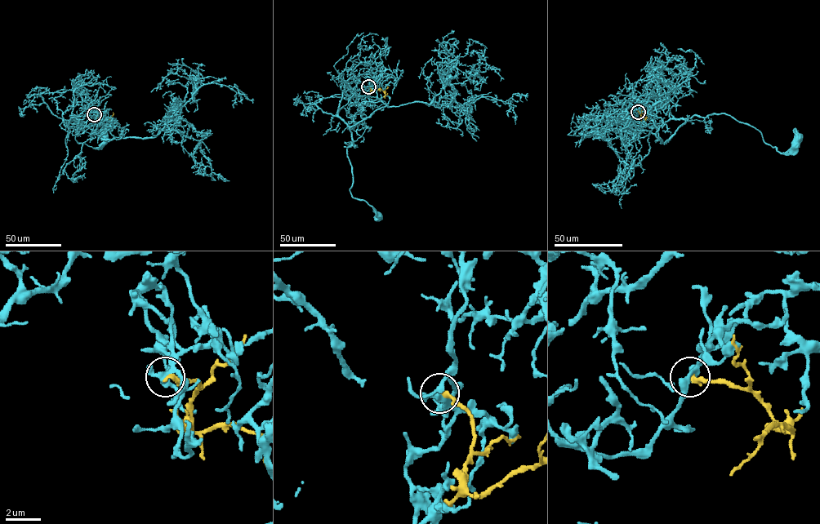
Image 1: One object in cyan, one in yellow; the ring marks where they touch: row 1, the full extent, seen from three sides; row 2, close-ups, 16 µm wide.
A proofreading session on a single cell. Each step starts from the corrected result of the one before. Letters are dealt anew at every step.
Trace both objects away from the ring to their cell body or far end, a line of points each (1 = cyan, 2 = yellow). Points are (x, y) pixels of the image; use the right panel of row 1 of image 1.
1: (638, 112), (643, 105), (656, 109), (661, 143), (688, 118), (713, 113), (755, 127), (781, 153), (797, 136)
2: (638, 112), (645, 117), (640, 119), (643, 118), (635, 109)

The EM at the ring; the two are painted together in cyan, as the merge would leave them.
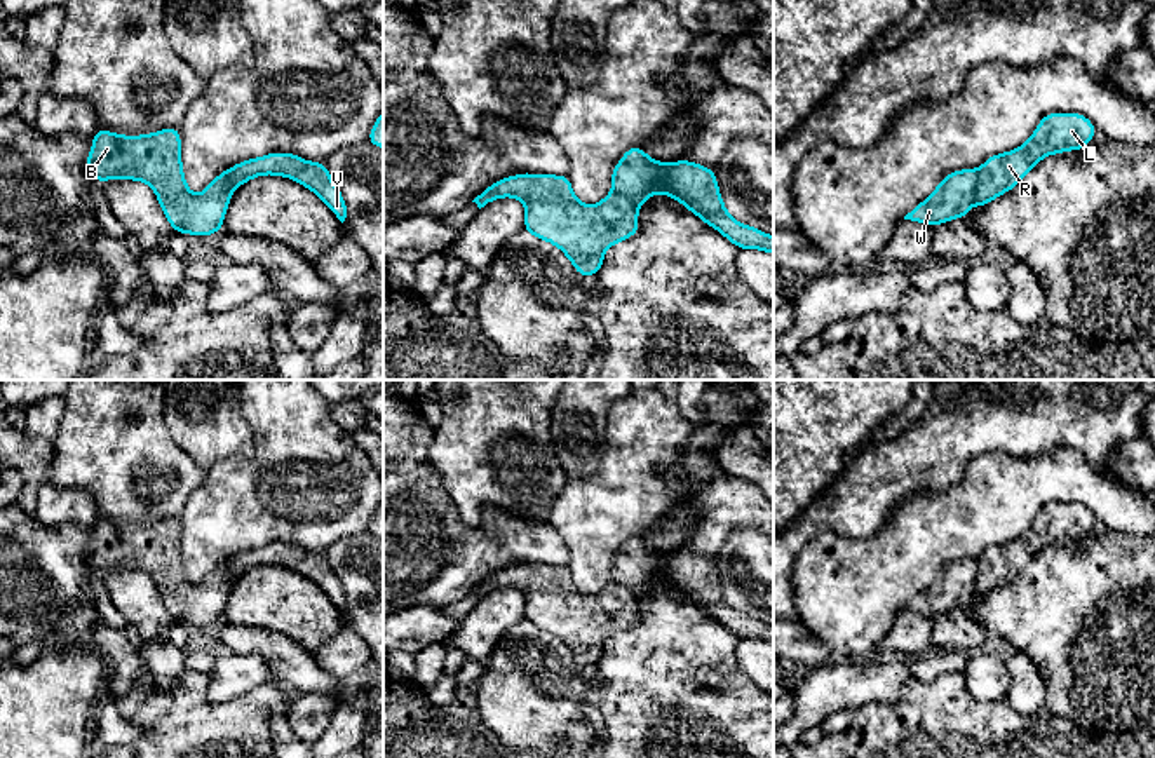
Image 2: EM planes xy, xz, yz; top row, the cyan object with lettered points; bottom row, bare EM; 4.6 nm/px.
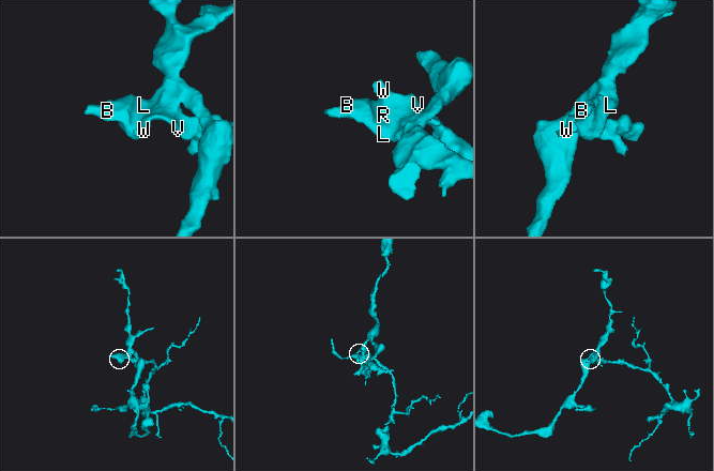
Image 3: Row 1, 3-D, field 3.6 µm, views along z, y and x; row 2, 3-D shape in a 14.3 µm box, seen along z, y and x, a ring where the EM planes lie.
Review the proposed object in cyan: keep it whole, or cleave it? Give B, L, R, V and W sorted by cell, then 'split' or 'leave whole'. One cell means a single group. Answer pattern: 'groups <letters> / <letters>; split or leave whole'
groups B L R / V W; split

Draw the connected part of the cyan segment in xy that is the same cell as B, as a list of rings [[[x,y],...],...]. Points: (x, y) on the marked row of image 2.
[[[178,127],[143,136],[120,136],[98,129],[85,169],[99,183],[113,178],[148,183],[176,233],[213,235],[221,230],[237,188],[226,169],[199,197],[188,190]]]

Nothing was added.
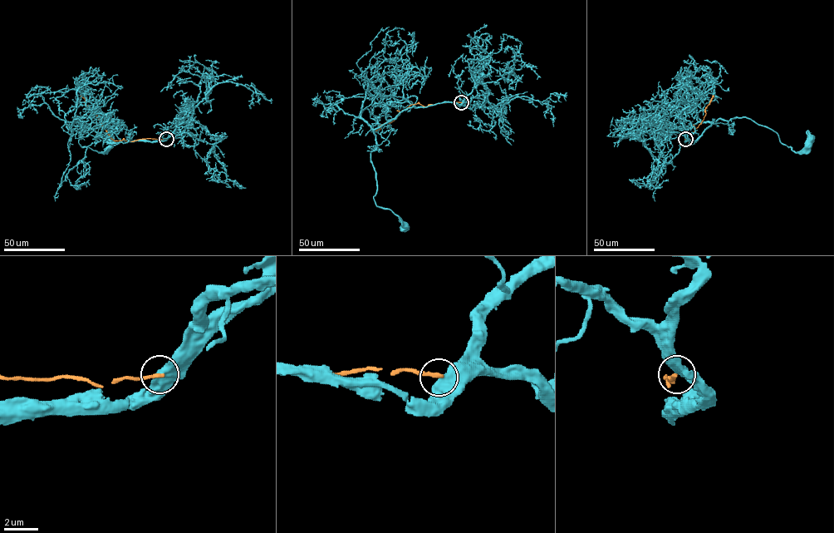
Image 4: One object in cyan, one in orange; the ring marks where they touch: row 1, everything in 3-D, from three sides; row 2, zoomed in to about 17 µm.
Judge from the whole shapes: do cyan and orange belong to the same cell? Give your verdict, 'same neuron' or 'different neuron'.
different neuron

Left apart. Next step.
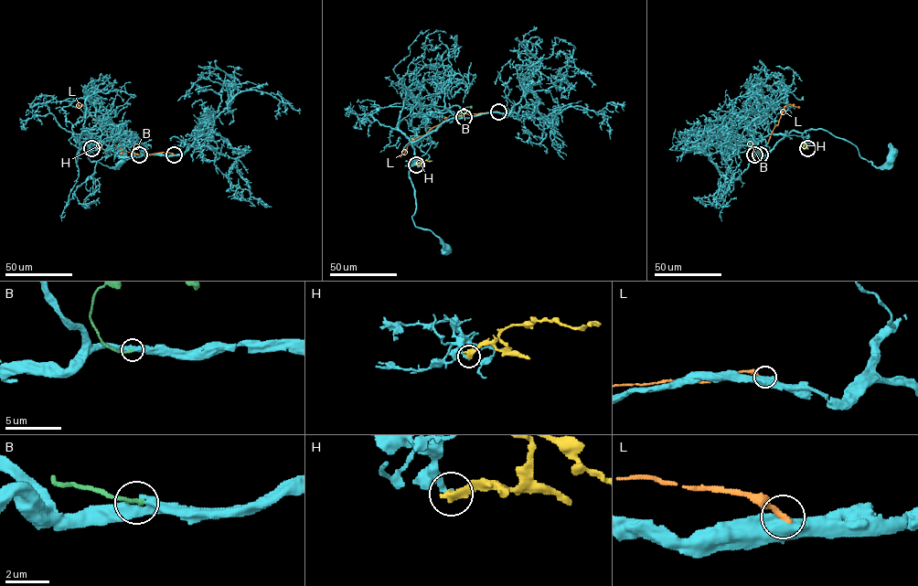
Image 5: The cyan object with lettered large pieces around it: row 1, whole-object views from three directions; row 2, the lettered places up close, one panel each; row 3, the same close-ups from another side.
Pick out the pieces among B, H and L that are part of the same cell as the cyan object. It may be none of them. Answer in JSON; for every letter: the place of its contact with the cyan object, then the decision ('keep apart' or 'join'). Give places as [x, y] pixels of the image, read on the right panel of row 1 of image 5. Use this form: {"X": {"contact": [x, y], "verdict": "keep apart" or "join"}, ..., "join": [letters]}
{"B": {"contact": [760, 154], "verdict": "keep apart"}, "H": {"contact": [807, 148], "verdict": "keep apart"}, "L": {"contact": [754, 154], "verdict": "keep apart"}, "join": []}

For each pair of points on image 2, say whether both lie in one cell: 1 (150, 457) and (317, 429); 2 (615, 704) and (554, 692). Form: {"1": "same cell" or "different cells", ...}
{"1": "different cells", "2": "different cells"}

